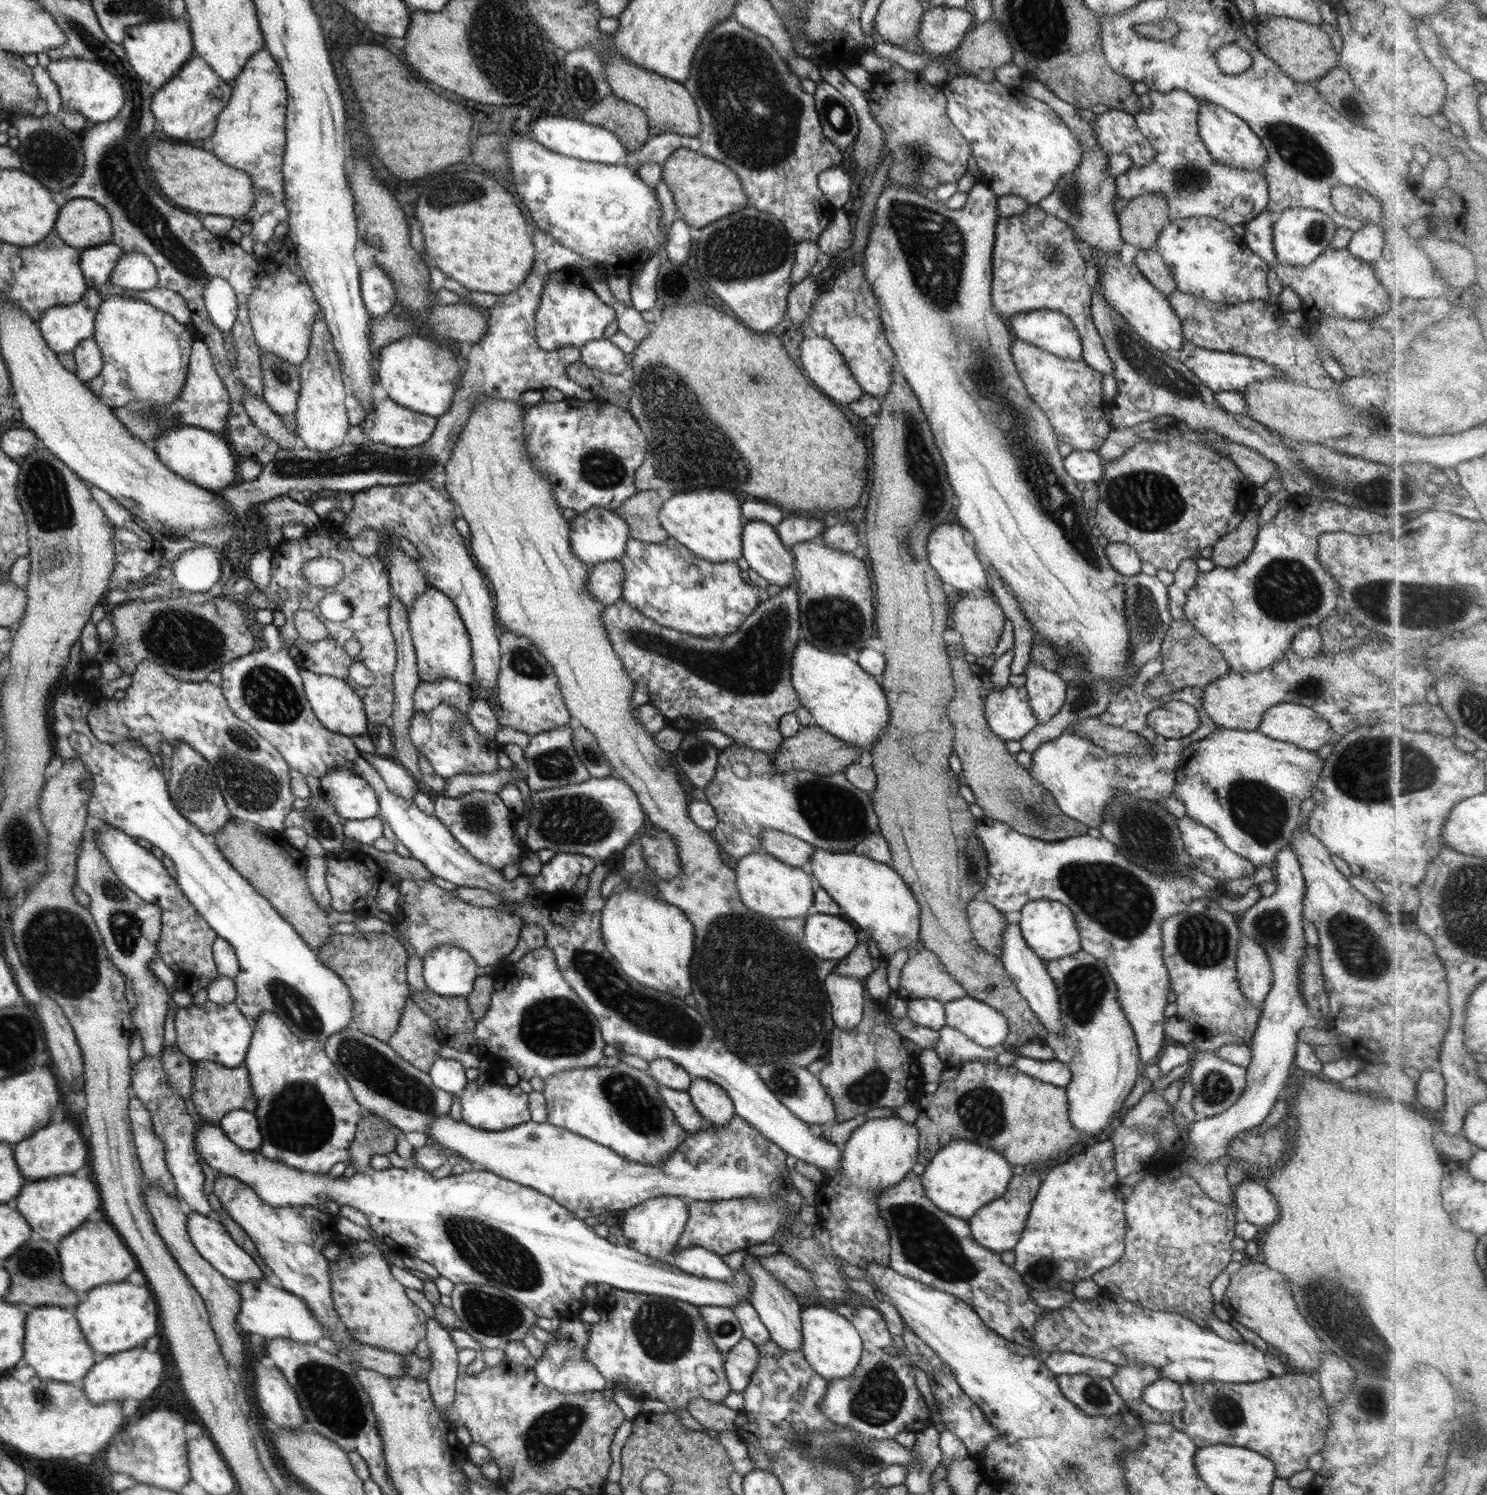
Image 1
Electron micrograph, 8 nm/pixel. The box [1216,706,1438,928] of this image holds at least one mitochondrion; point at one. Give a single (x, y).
(1258, 810)

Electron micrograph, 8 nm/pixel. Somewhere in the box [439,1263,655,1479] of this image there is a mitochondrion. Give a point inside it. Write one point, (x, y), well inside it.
(552, 1433)

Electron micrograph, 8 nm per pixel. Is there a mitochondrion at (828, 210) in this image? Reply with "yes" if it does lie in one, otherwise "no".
no

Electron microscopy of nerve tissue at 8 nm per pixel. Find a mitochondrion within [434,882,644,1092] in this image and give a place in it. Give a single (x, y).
(553, 1027)

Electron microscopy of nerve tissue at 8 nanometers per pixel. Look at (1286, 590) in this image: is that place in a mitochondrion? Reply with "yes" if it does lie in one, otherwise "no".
yes

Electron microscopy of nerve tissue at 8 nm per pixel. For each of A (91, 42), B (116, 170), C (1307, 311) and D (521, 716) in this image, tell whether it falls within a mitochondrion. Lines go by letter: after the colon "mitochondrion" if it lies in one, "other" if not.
A: mitochondrion
B: mitochondrion
C: other
D: other

